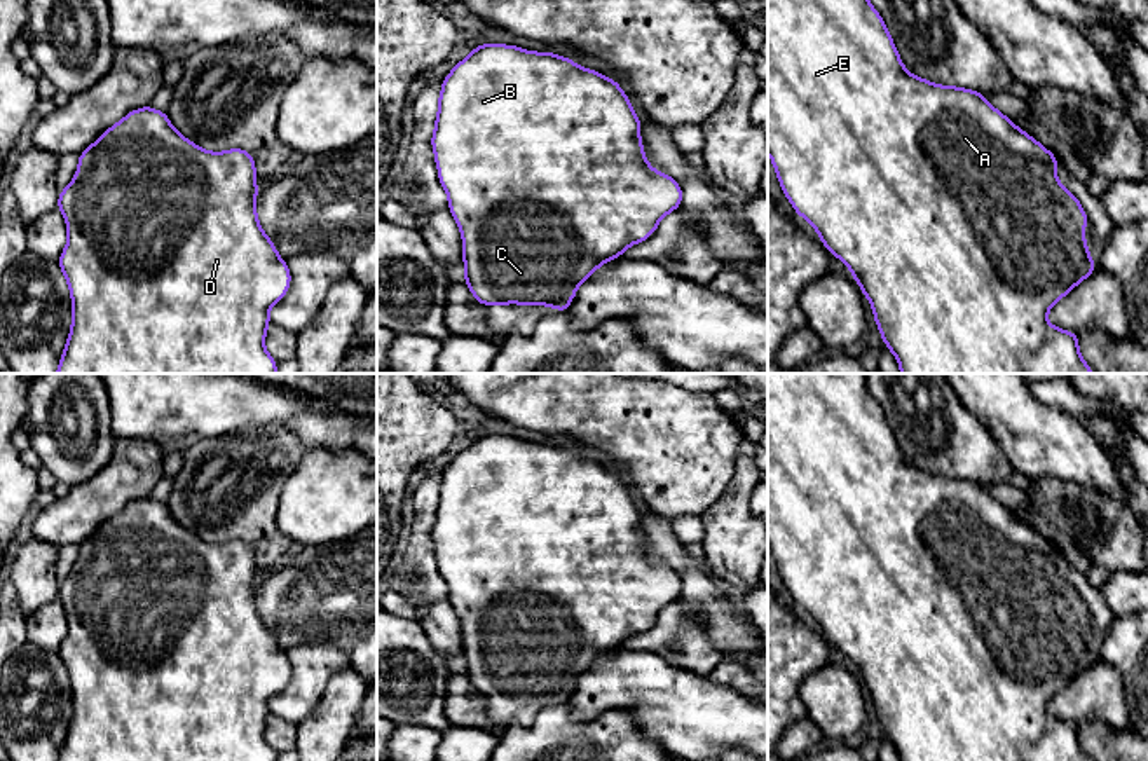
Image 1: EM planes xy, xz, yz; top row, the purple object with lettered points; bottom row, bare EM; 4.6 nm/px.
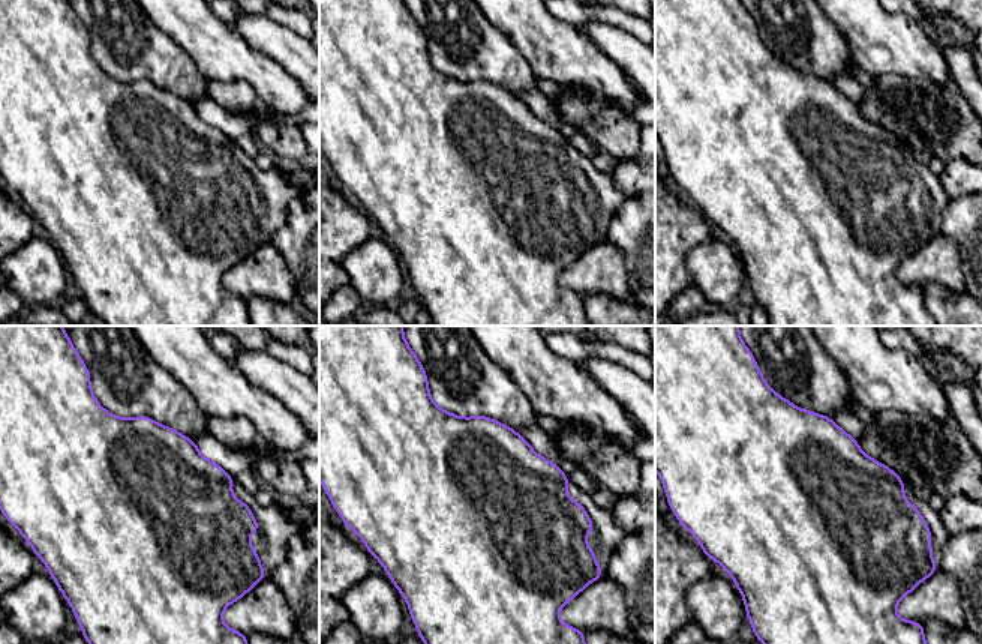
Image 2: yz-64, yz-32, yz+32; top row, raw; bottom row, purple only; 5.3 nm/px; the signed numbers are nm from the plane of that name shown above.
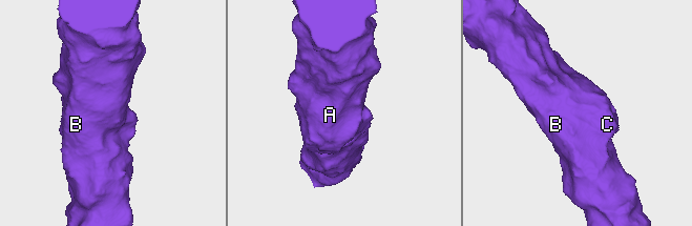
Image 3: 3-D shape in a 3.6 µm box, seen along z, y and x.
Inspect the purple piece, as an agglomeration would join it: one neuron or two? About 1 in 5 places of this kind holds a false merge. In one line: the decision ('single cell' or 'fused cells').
single cell

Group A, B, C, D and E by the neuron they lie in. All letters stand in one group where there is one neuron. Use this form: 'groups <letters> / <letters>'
groups A B C D E

